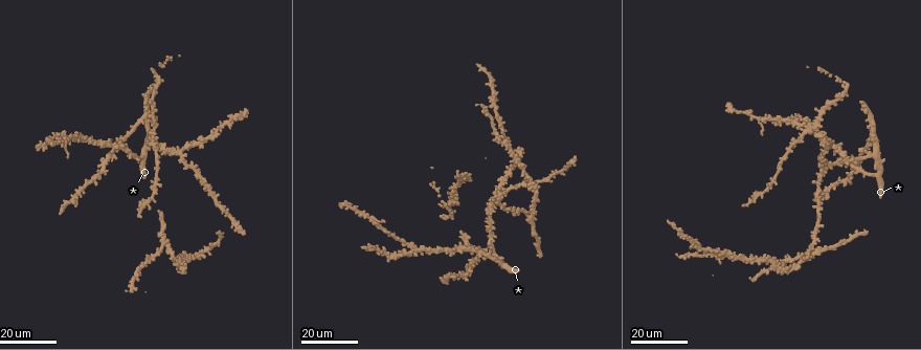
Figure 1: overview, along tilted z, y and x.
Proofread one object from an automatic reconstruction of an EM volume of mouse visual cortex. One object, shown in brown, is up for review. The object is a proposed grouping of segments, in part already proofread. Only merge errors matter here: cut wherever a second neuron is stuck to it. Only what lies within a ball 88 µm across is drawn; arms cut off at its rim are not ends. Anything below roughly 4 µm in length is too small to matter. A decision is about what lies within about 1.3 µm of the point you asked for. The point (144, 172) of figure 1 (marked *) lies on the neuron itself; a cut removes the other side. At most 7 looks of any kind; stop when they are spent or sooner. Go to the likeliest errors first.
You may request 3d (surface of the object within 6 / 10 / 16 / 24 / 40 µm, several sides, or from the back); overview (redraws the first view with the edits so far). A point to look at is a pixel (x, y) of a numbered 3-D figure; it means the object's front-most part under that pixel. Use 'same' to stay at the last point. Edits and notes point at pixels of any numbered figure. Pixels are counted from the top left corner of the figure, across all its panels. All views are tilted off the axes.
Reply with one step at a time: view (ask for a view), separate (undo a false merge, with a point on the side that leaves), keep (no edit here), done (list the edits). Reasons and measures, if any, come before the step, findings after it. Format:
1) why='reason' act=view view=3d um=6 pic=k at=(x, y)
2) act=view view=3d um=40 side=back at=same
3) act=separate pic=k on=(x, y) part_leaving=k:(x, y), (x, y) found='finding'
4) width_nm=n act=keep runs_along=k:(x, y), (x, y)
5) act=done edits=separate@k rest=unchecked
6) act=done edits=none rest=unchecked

act=view view=3d um=24 pic=1 at=(373, 217)

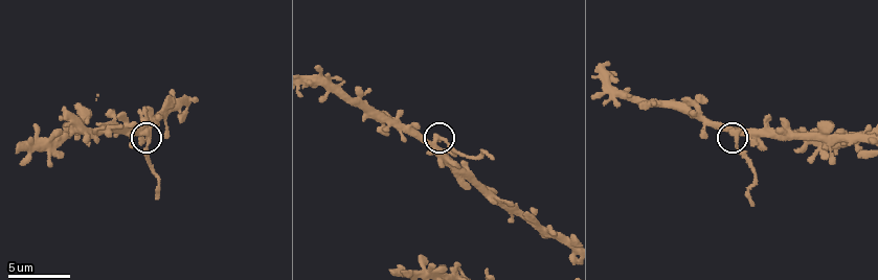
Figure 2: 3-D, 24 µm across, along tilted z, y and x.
act=view view=3d um=6 pic=2 at=(434, 143)

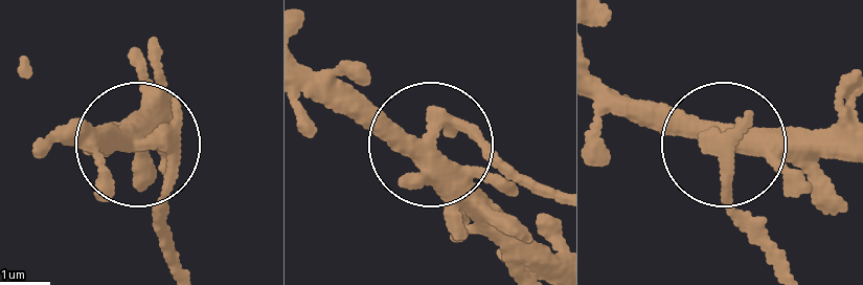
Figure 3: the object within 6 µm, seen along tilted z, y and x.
act=separate pic=3 on=(158, 203) part_leaving=3:(152, 138), (169, 160), (172, 270) found='a second neuron is stuck on'

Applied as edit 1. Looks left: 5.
act=view view=3d um=16 pic=1 at=(505, 142)

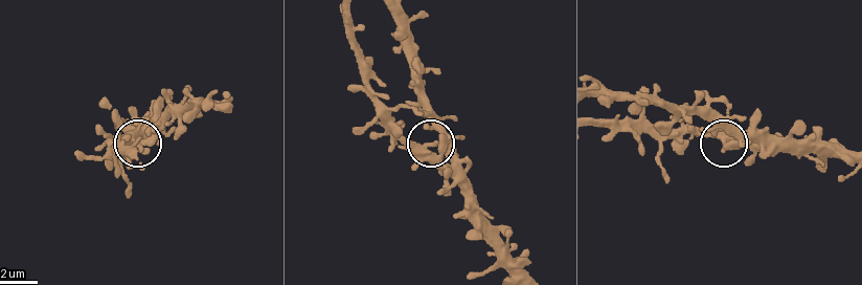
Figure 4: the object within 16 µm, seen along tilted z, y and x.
act=view view=3d um=6 pic=4 at=(442, 140)

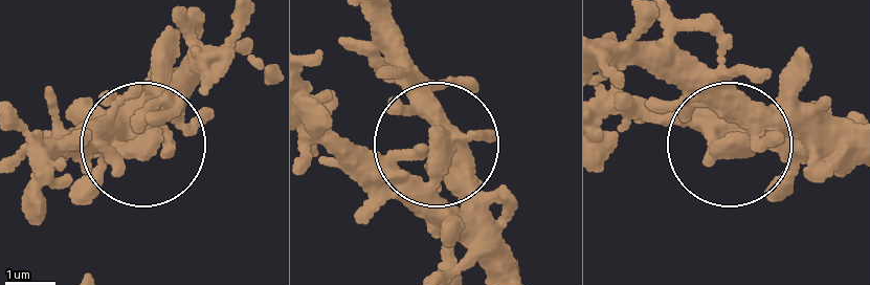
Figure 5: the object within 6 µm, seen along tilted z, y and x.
width_nm=430 act=keep found='continuous, no second neuron'

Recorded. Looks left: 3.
why='thin arm on a thick one' act=view view=3d um=24 pic=1 at=(154, 194)

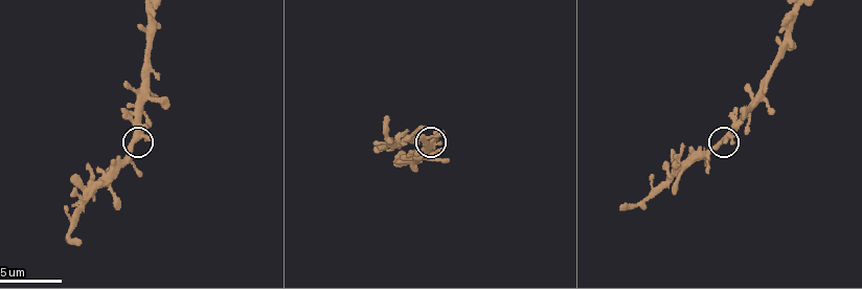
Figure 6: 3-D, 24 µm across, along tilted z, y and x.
act=view view=3d um=10 pic=6 at=(135, 140)

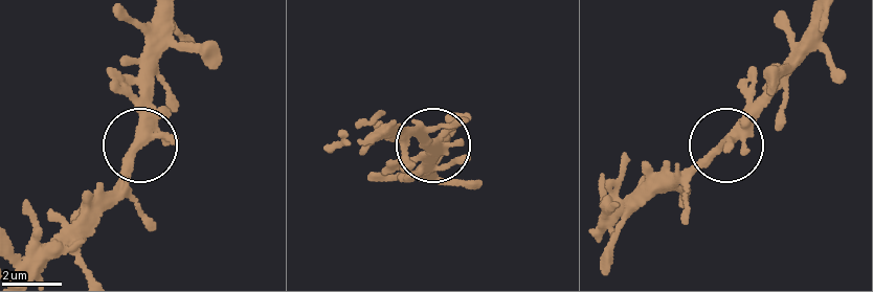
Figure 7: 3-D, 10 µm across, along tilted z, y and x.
why='closer look' act=view view=3d um=6 pic=7 at=(135, 142)

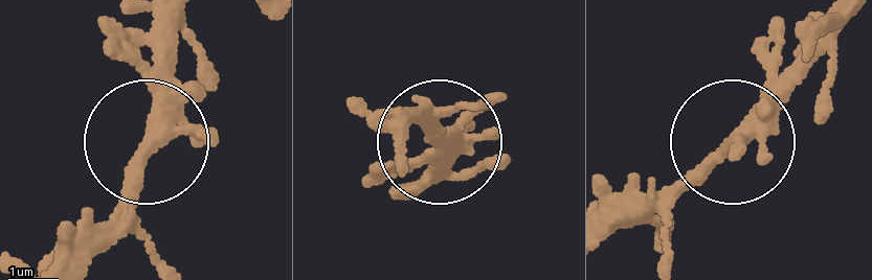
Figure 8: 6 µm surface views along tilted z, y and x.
width_nm=270 act=keep runs_along=8:(172, 24), (115, 230) found='continuous, no second neuron'

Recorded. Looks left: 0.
act=done edits=separate@3 rest=unchecked

